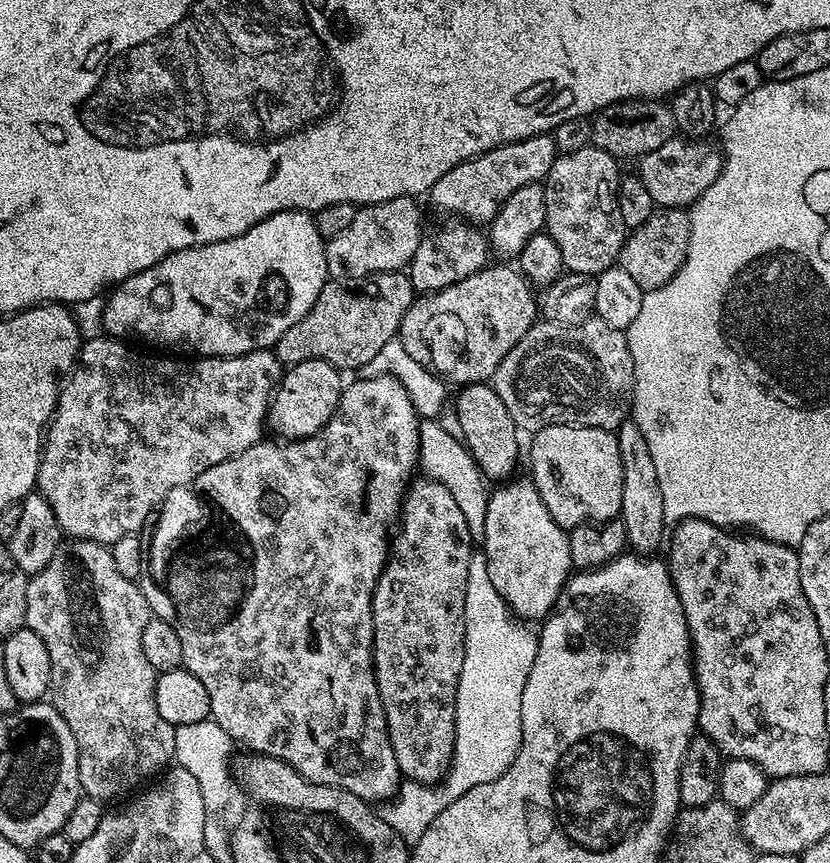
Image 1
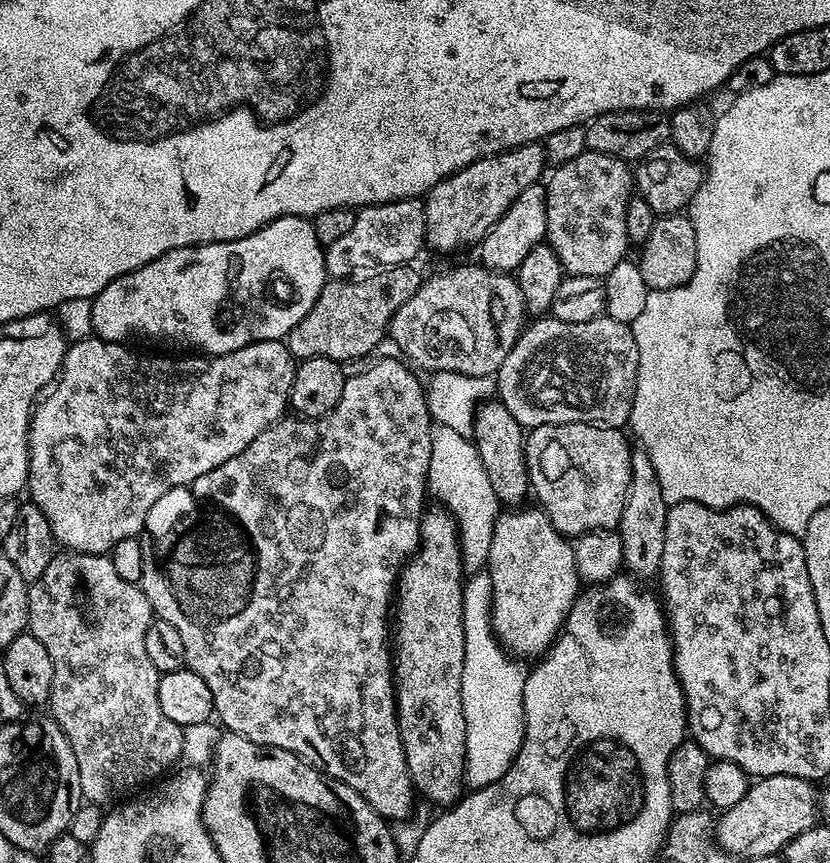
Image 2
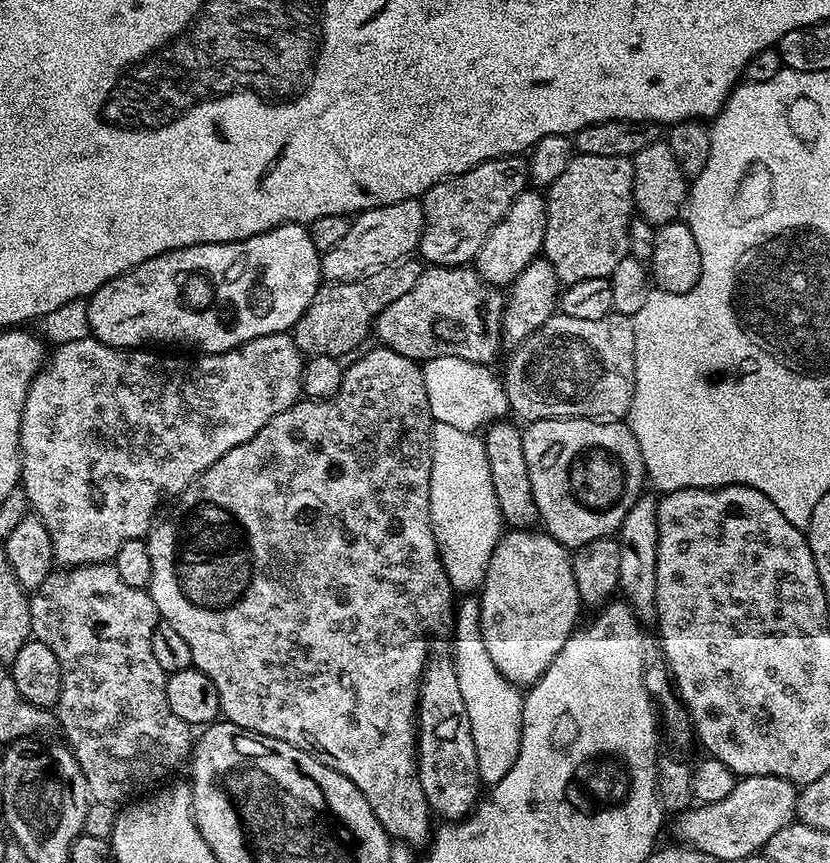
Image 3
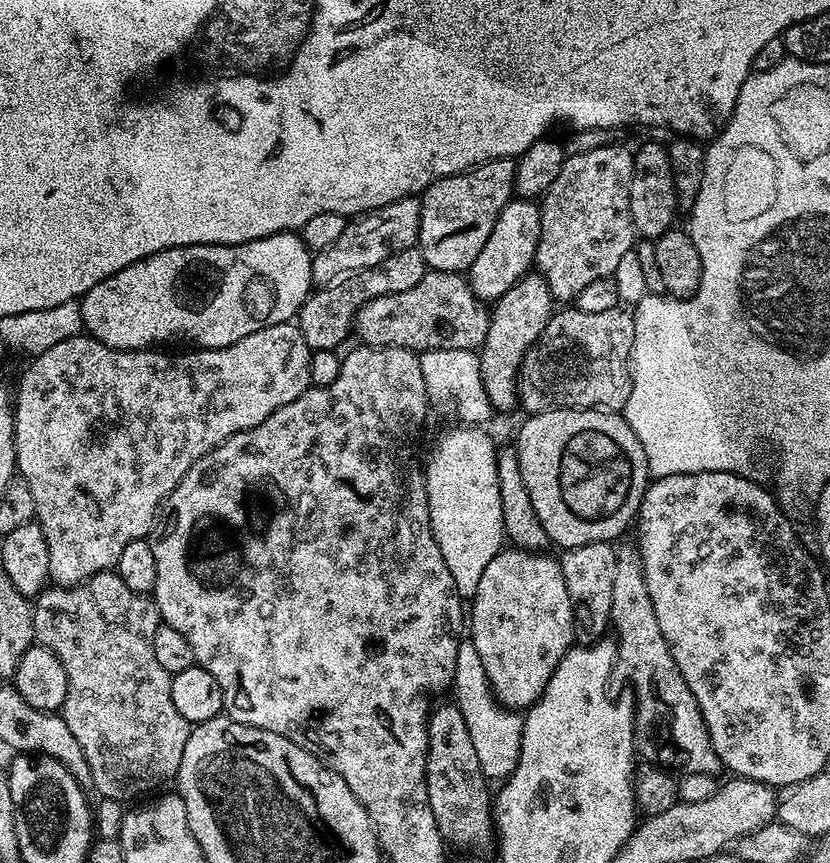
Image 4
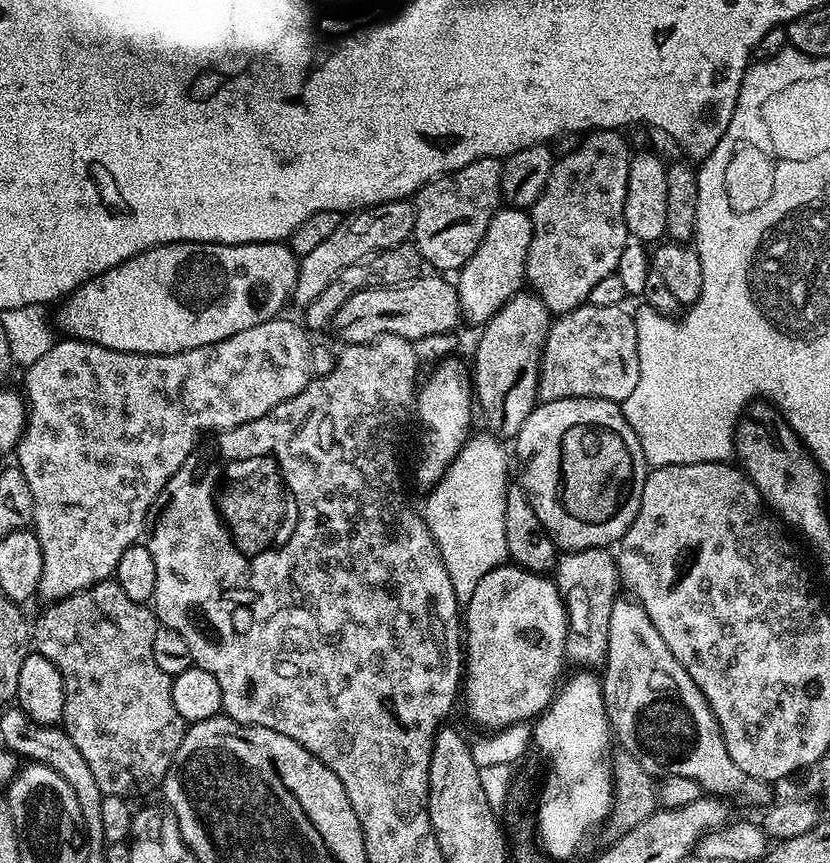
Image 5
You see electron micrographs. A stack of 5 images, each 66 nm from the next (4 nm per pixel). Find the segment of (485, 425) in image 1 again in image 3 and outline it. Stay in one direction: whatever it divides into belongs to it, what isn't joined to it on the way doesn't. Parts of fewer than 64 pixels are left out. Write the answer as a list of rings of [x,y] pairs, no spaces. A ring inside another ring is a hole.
[[[499,419],[482,432],[486,458],[490,462],[490,478],[494,481],[494,494],[498,494],[501,521],[512,530],[532,530],[540,524],[540,515],[538,502],[534,502],[534,490],[530,486],[530,470],[526,466],[524,433],[509,420]]]

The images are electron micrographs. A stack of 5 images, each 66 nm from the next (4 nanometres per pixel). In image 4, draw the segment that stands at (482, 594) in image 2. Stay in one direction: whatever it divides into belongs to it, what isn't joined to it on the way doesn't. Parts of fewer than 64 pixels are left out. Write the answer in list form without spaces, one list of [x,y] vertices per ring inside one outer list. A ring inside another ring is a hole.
[[[470,642],[461,643],[458,650],[452,688],[454,693],[456,692],[454,702],[458,710],[462,710],[462,718],[466,720],[466,730],[470,730],[470,742],[474,742],[478,750],[478,762],[485,777],[506,778],[514,771],[516,762],[520,758],[524,718],[519,711],[505,708],[492,695],[492,687],[488,684],[486,670],[482,670],[482,660],[478,658],[478,650],[474,650]]]

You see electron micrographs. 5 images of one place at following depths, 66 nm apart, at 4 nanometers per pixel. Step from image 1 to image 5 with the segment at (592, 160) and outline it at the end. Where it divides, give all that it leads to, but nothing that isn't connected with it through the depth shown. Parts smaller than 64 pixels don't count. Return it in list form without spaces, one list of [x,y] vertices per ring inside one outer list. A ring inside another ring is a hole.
[[[592,130],[581,139],[580,146],[573,153],[557,159],[550,170],[550,178],[546,178],[546,186],[538,198],[538,202],[530,210],[532,218],[532,241],[530,250],[526,254],[526,270],[524,271],[527,283],[531,291],[536,293],[538,299],[547,306],[549,313],[563,314],[579,308],[581,304],[588,303],[590,290],[594,290],[597,282],[602,278],[613,275],[618,266],[618,258],[622,258],[622,250],[629,242],[629,234],[624,225],[624,203],[626,202],[626,178],[628,177],[628,162],[630,152],[627,152],[628,144],[623,140],[621,133],[616,130]]]

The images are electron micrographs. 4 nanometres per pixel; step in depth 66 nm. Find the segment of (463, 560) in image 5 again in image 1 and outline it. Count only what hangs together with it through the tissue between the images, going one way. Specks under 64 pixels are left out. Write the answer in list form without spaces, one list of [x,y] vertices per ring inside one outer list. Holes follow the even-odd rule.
[[[421,419],[420,421],[420,463],[419,467],[424,468],[423,475],[430,480],[437,480],[458,502],[462,514],[466,514],[466,526],[470,526],[470,534],[474,538],[484,535],[486,526],[486,506],[490,495],[489,485],[480,467],[474,462],[467,444],[463,440],[454,438],[443,429],[439,419]]]

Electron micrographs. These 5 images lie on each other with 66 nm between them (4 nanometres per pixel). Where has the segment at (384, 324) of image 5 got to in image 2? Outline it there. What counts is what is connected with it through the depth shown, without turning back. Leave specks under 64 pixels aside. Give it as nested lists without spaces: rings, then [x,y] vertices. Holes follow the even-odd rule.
[[[473,262],[464,264],[461,268],[452,268],[449,272],[440,272],[429,280],[427,277],[421,283],[420,289],[409,300],[402,302],[402,306],[398,306],[388,327],[388,336],[405,352],[403,355],[417,369],[429,368],[428,372],[432,374],[450,371],[464,375],[495,377],[502,362],[506,362],[506,354],[510,354],[517,338],[526,327],[524,316],[526,317],[524,299],[522,290],[516,285],[515,275],[485,268]]]

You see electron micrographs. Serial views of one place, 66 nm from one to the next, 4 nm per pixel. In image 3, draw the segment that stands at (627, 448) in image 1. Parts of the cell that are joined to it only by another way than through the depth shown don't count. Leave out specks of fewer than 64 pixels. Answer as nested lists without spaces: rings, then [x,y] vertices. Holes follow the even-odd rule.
[[[641,494],[641,496],[638,497],[634,502],[634,506],[630,506],[630,514],[626,514],[626,518],[622,518],[622,526],[618,533],[618,539],[620,541],[620,545],[618,546],[618,588],[621,593],[624,591],[623,599],[632,605],[633,612],[644,622],[647,622],[647,620],[651,621],[656,615],[656,566],[658,560],[658,522],[656,521],[656,506],[658,500],[655,495],[652,496]]]

